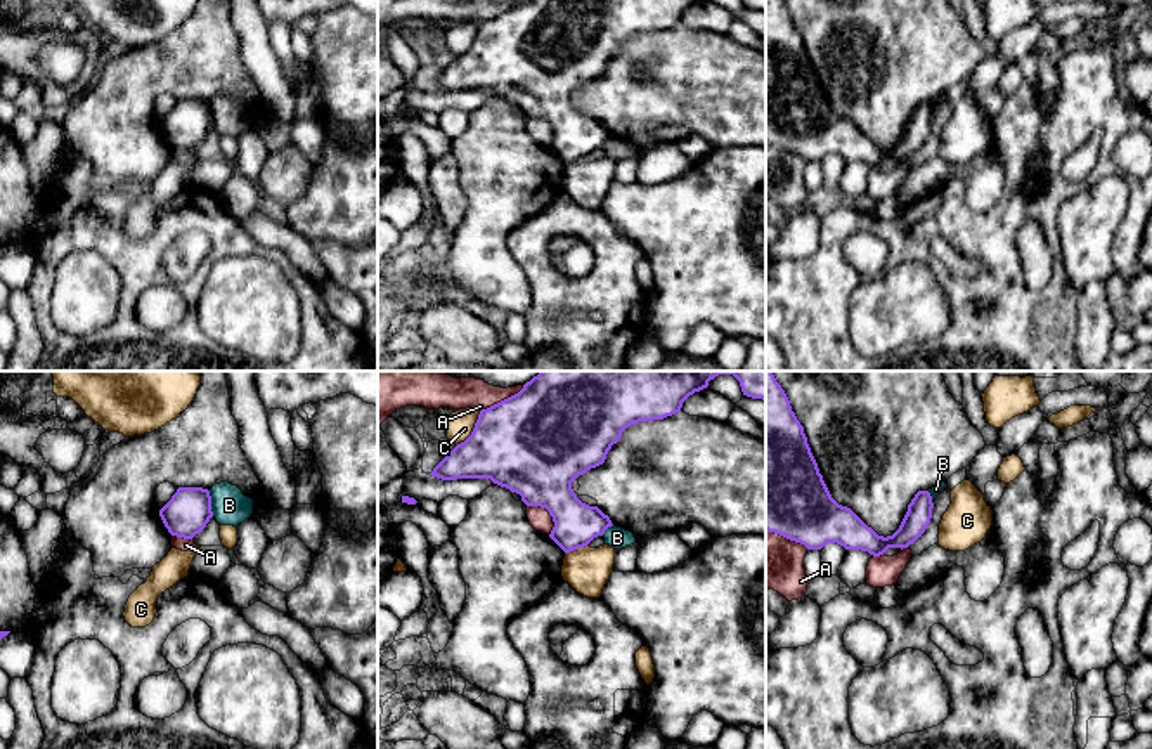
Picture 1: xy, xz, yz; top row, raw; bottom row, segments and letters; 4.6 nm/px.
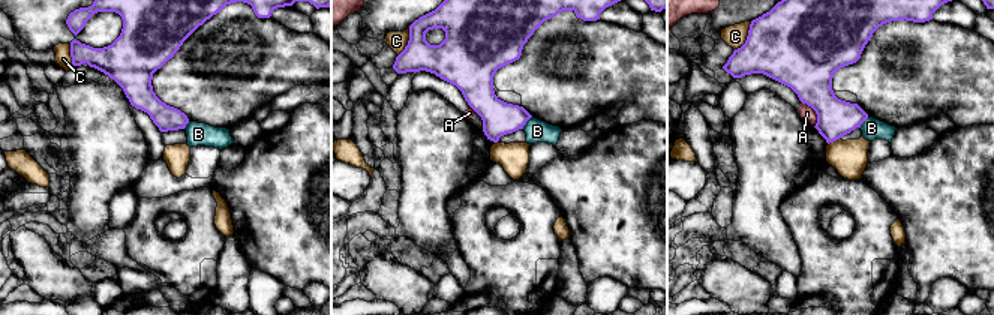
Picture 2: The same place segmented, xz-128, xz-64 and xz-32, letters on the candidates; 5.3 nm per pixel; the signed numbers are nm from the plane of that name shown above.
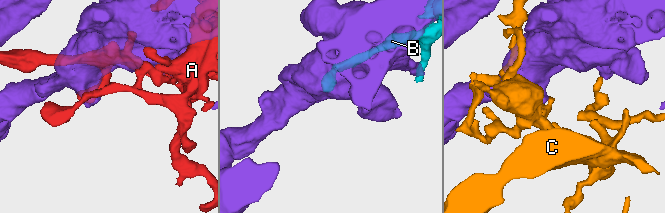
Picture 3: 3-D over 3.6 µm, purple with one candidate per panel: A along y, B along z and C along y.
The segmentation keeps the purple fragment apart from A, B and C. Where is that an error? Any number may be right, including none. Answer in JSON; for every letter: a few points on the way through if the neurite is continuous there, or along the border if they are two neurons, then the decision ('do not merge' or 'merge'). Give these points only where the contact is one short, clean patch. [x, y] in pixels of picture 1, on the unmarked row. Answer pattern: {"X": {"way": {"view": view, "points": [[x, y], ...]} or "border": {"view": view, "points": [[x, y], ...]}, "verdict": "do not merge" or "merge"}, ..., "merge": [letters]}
{"A": {"verdict": "do not merge"}, "B": {"border": {"view": "xy", "points": [[208, 103], [213, 127]]}, "verdict": "do not merge"}, "C": {"verdict": "do not merge"}, "merge": []}

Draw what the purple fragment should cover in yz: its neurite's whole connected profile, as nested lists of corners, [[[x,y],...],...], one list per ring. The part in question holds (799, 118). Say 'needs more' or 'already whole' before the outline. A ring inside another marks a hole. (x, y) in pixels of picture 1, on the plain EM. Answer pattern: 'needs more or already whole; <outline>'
already whole; [[[766,0],[766,144],[780,146],[807,161],[821,161],[828,154],[837,154],[845,161],[880,168],[889,160],[903,161],[913,156],[929,139],[932,120],[930,104],[918,102],[899,140],[892,147],[878,147],[851,120],[832,109],[785,2]]]

